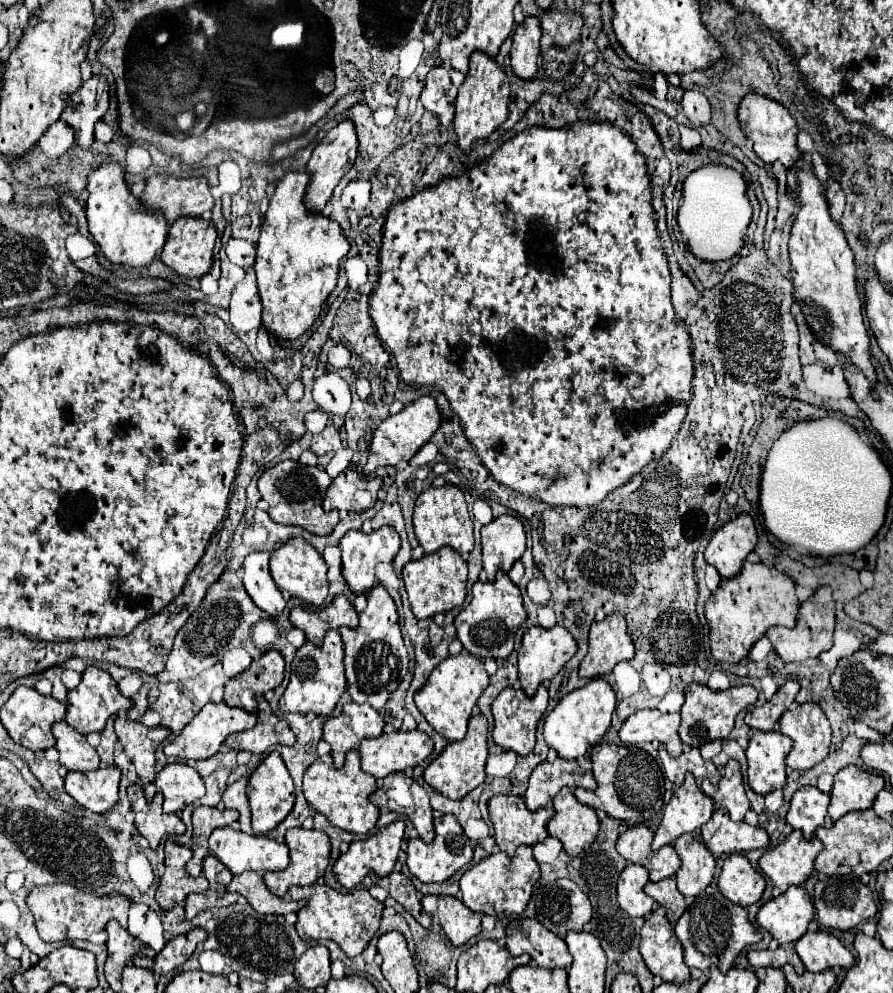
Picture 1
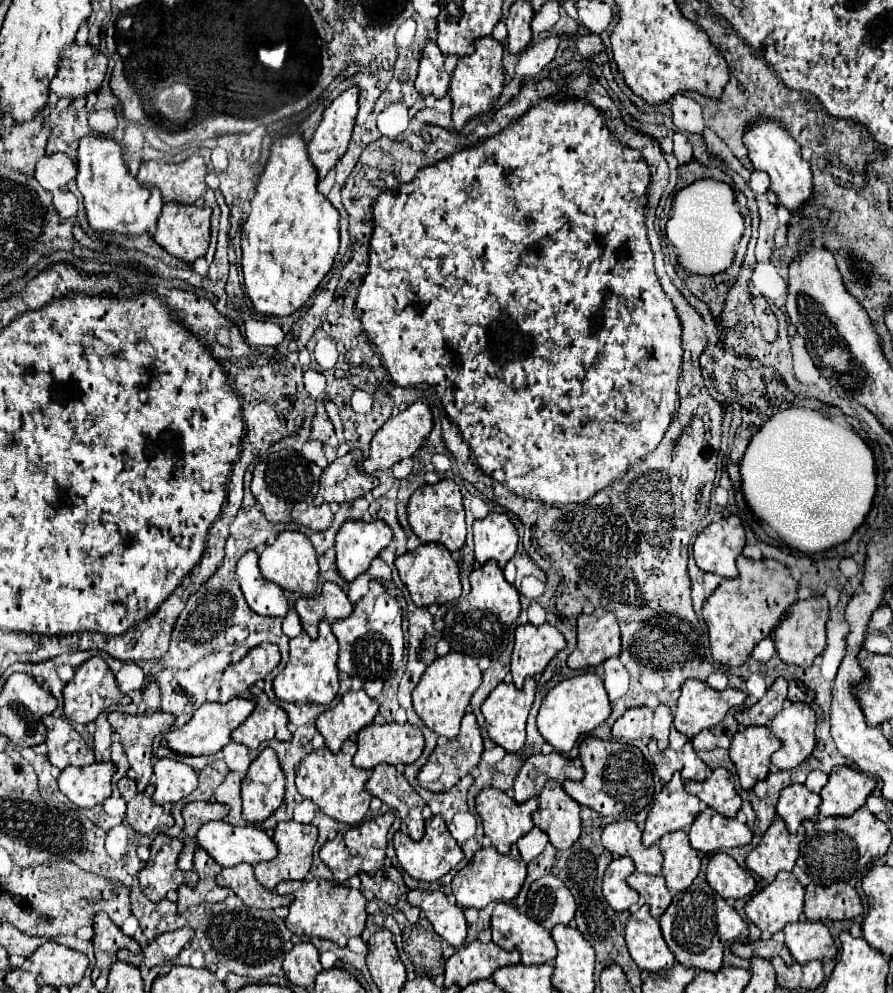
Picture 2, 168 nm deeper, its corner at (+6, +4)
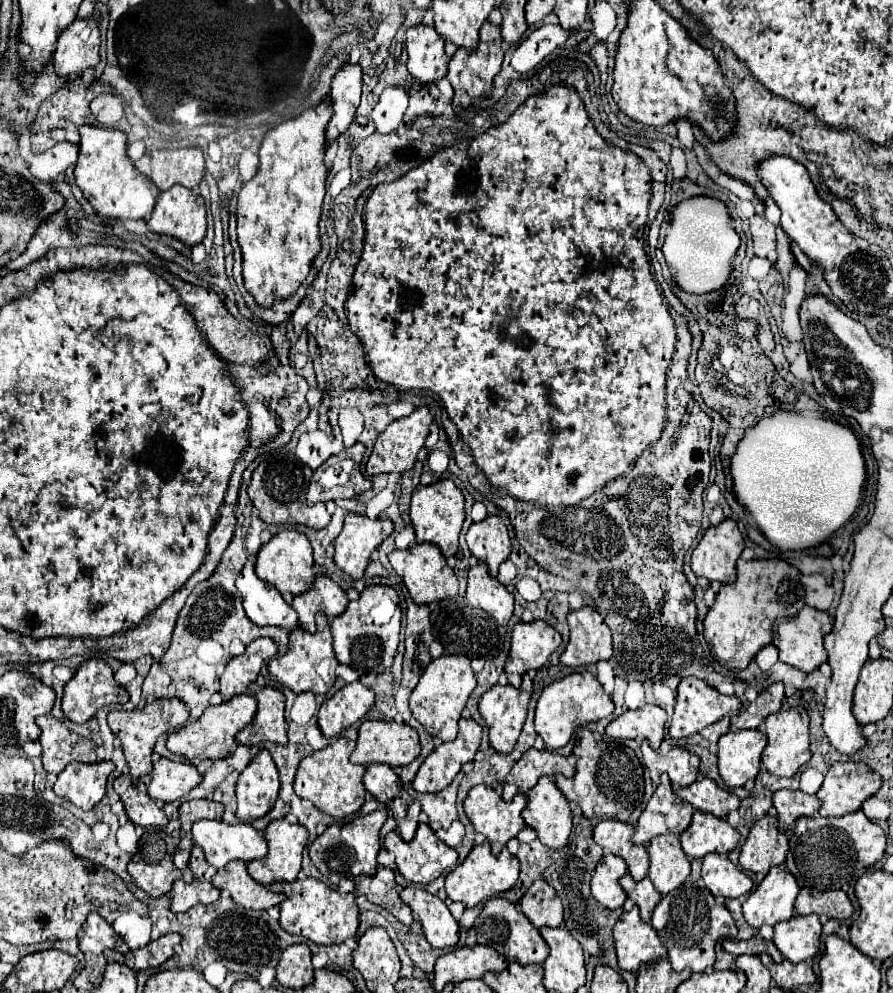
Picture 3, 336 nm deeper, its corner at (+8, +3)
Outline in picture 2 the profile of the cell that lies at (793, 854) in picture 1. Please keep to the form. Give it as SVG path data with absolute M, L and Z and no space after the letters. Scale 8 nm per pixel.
M777 819L761 837L761 843L749 853L747 867L771 883L779 871L793 871L803 839L805 835L791 835L785 821Z

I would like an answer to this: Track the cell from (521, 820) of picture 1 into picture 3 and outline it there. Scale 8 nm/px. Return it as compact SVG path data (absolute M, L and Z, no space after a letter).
M473 786L473 788L469 790L465 802L463 802L463 808L465 808L465 814L467 814L467 818L471 820L475 832L483 834L483 836L489 840L491 850L493 850L495 854L499 854L499 850L501 850L511 838L515 838L519 830L525 828L525 822L523 822L523 818L521 818L521 810L523 810L525 804L527 804L525 800L527 800L527 798L525 798L523 794L515 794L515 798L513 798L511 802L505 802L493 788L489 788L489 786Z

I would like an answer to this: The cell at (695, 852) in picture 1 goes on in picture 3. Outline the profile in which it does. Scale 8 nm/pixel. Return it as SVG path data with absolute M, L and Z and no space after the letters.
M673 834L655 836L647 844L649 852L649 880L655 884L659 894L669 894L679 888L691 872L689 858L679 846L679 838Z

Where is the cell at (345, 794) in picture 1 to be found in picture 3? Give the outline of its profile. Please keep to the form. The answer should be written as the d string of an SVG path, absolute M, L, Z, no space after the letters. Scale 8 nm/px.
M341 736L327 748L307 756L299 764L299 770L295 776L297 796L311 800L321 812L335 818L345 818L345 816L355 814L365 802L365 786L361 780L365 774L365 766L349 762L349 756L353 750L355 750L355 742Z

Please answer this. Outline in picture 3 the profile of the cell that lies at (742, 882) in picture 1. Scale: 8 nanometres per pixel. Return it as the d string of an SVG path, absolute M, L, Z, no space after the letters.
M707 854L703 858L701 876L709 892L717 898L737 898L749 894L753 888L751 878L739 870L727 856Z

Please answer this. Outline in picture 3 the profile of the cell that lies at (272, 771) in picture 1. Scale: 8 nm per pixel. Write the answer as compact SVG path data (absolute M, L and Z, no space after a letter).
M263 748L239 774L237 780L237 818L251 822L265 816L279 794L279 774L271 754Z

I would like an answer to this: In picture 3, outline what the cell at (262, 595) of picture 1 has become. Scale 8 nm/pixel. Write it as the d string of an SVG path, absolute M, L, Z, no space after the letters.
M249 560L237 578L237 590L241 592L247 618L257 626L295 628L297 612L289 604L285 604L275 586L265 584L257 578L253 564L255 562Z

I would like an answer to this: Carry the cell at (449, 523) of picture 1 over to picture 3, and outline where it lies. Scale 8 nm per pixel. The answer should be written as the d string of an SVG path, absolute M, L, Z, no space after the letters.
M443 478L437 480L429 486L417 486L413 490L413 498L411 498L411 522L413 528L417 532L417 542L429 542L441 548L443 556L449 558L457 552L457 540L459 540L459 532L465 520L465 502L463 502L463 494L461 490L453 484L453 480Z

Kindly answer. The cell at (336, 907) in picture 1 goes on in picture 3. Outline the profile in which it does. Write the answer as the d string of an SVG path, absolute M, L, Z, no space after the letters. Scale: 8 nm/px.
M297 878L293 882L273 882L269 886L273 892L285 892L285 900L279 904L281 918L279 924L289 934L301 934L315 944L341 944L345 938L357 934L359 908L353 894L341 894L331 890L321 880Z

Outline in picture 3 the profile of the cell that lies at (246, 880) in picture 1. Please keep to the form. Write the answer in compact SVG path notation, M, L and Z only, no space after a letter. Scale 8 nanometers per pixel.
M239 860L229 862L229 866L225 866L223 870L217 870L217 874L213 876L213 886L227 890L237 904L251 910L267 910L271 906L277 906L285 898L285 894L275 894L267 886L255 882L247 874L245 862Z

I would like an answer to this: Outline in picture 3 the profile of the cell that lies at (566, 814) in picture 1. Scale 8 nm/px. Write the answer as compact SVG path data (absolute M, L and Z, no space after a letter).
M541 776L529 790L521 816L545 846L563 848L567 844L571 834L571 808L549 776Z

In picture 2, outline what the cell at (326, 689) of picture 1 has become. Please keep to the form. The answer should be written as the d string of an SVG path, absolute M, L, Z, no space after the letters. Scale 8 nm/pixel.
M327 621L319 623L319 637L311 639L305 633L291 639L291 655L283 673L279 673L273 681L273 691L279 701L287 703L317 703L329 705L339 689L339 671L337 671L337 639L331 633L331 625Z

